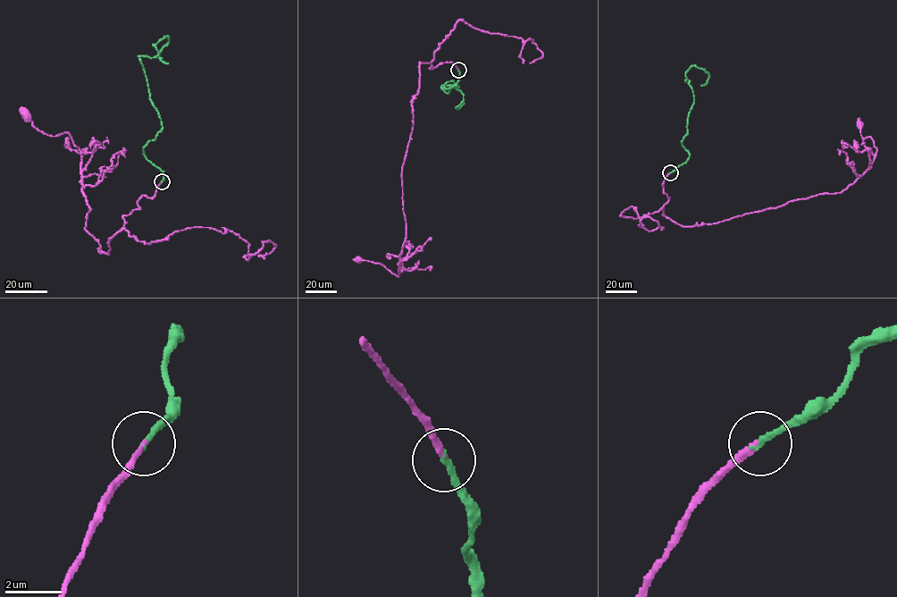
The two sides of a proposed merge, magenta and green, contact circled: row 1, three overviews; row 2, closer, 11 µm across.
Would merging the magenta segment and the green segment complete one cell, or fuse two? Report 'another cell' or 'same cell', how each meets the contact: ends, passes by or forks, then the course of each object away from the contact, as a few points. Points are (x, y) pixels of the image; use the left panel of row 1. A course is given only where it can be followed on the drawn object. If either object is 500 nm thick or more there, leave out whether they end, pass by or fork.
same cell; magenta ends there; green ends there; magenta runs (162, 181), (123, 215), (102, 254), (85, 230), (91, 209), (80, 151), (67, 132), (45, 134), (27, 116); green runs (162, 181), (163, 172), (144, 153), (162, 126), (138, 56), (155, 57), (167, 36), (158, 55), (168, 63)

